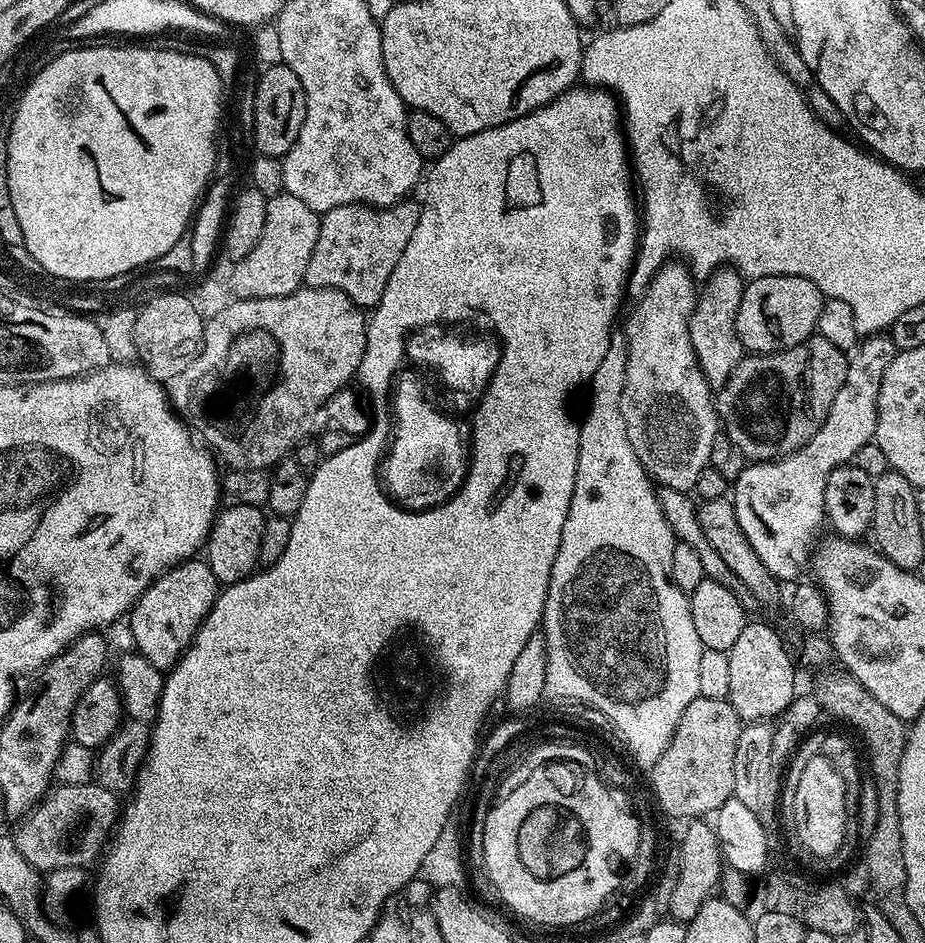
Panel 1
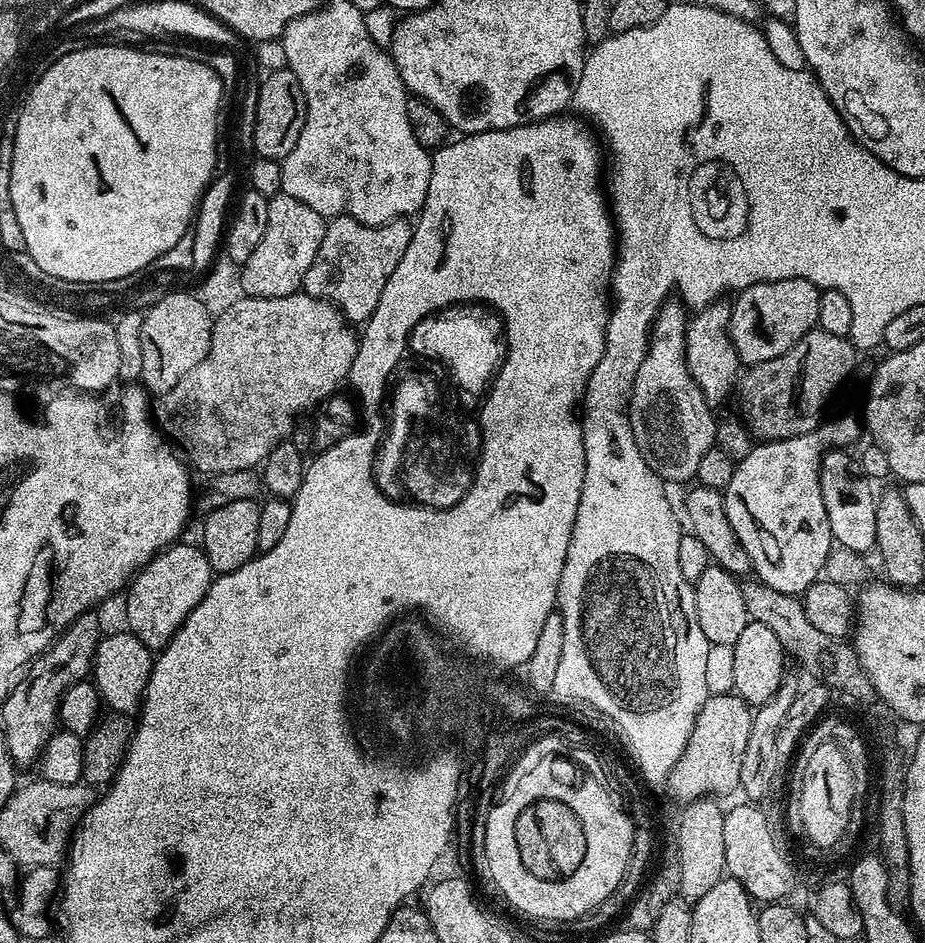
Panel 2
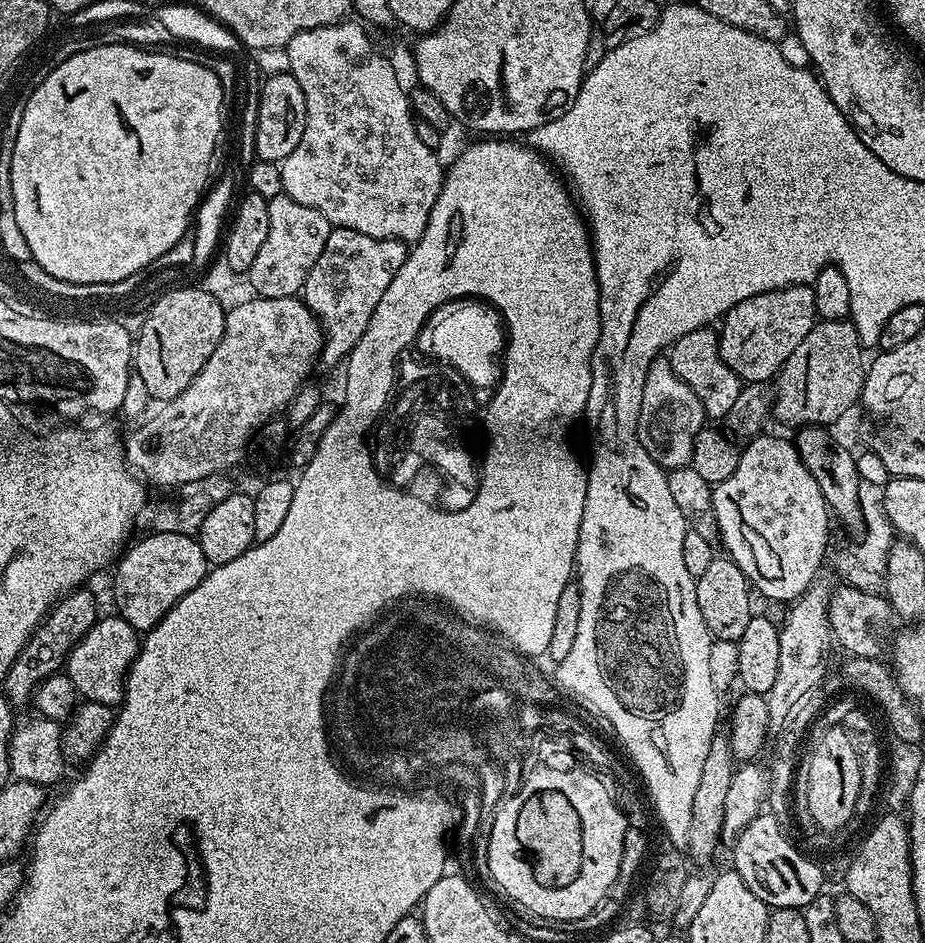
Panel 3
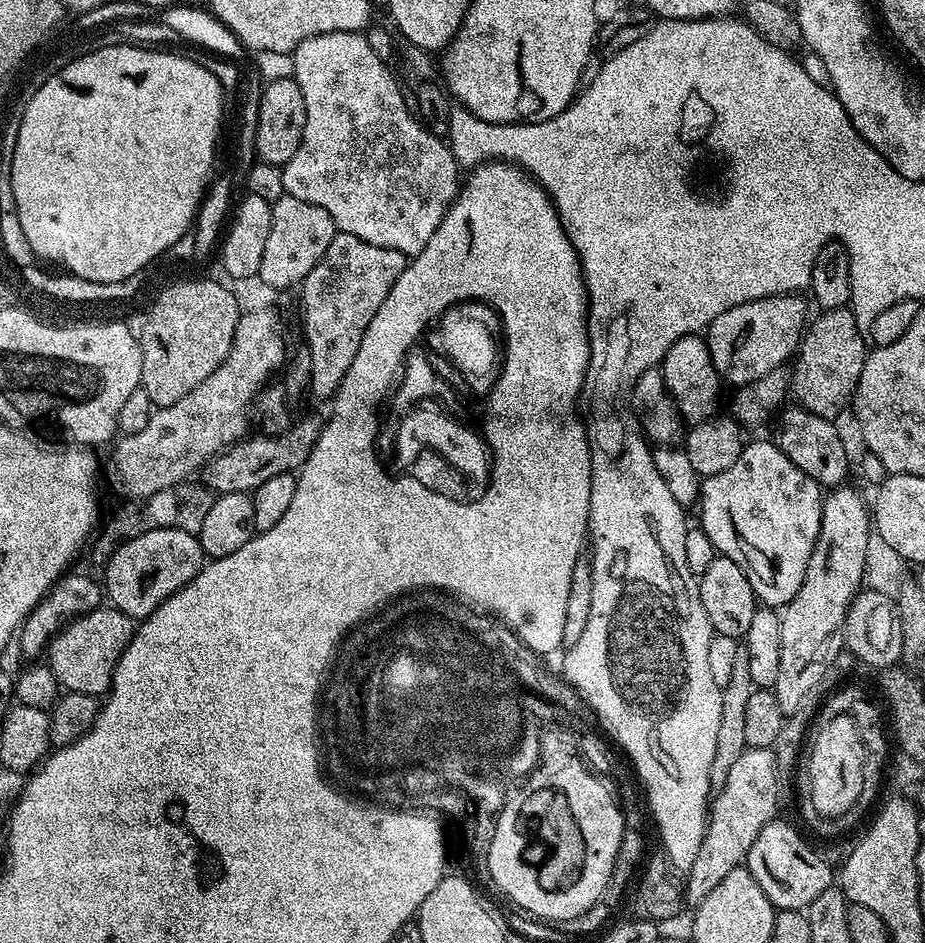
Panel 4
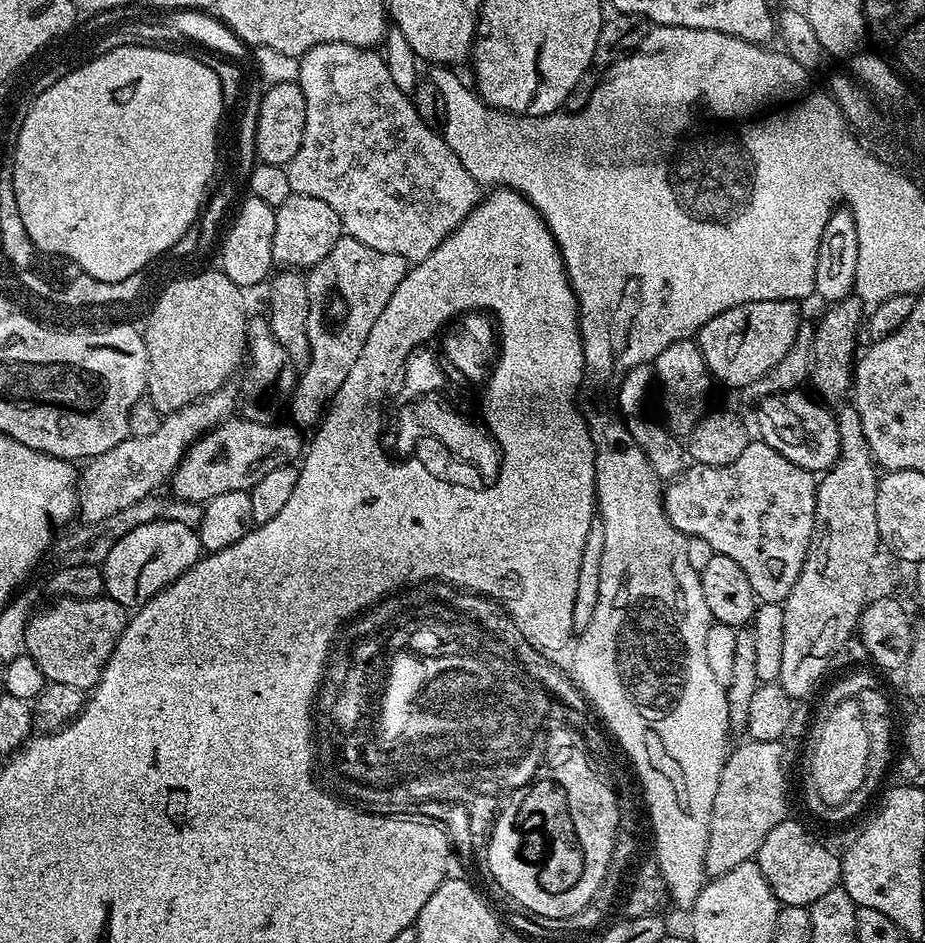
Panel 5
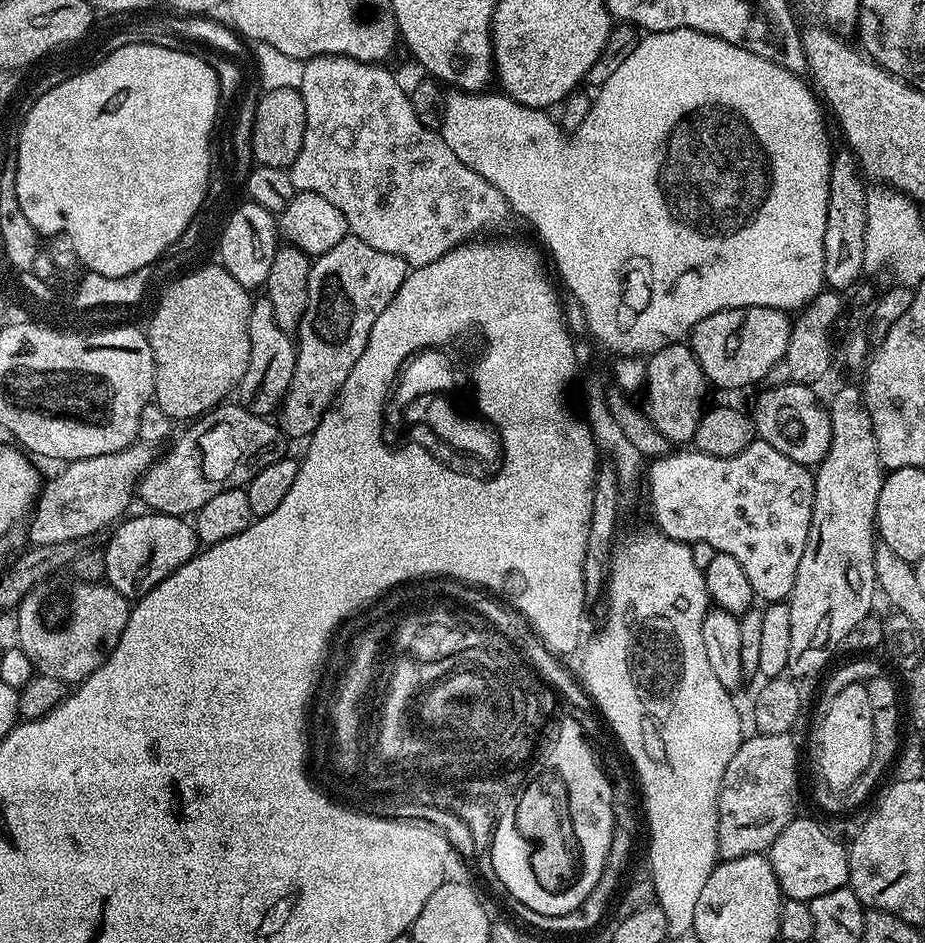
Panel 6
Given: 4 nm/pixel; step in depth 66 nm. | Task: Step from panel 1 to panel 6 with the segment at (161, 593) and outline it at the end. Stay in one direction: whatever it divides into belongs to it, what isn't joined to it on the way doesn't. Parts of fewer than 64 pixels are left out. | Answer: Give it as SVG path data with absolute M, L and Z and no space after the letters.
M153 511L144 515L148 516L129 515L121 519L115 525L116 533L109 538L108 545L102 548L103 579L111 588L118 590L118 594L129 598L139 598L154 590L158 582L174 574L178 566L192 559L198 551L195 527L187 519Z

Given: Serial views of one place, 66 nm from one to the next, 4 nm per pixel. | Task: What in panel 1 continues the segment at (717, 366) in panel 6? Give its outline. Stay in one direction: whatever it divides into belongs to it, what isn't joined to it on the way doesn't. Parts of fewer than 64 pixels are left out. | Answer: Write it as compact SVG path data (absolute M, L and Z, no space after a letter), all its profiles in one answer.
M757 276L744 286L742 306L738 306L738 338L745 353L781 352L816 332L825 295L814 282L801 276Z

